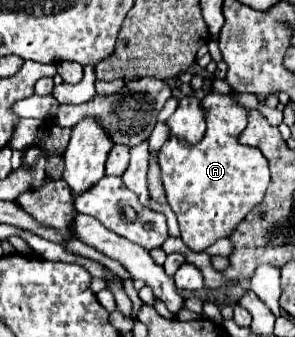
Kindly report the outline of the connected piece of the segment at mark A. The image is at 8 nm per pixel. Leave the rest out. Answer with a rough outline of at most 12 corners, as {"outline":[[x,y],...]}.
{"outline":[[208,92],[196,146],[158,152],[182,242],[204,252],[264,200],[236,96]]}

